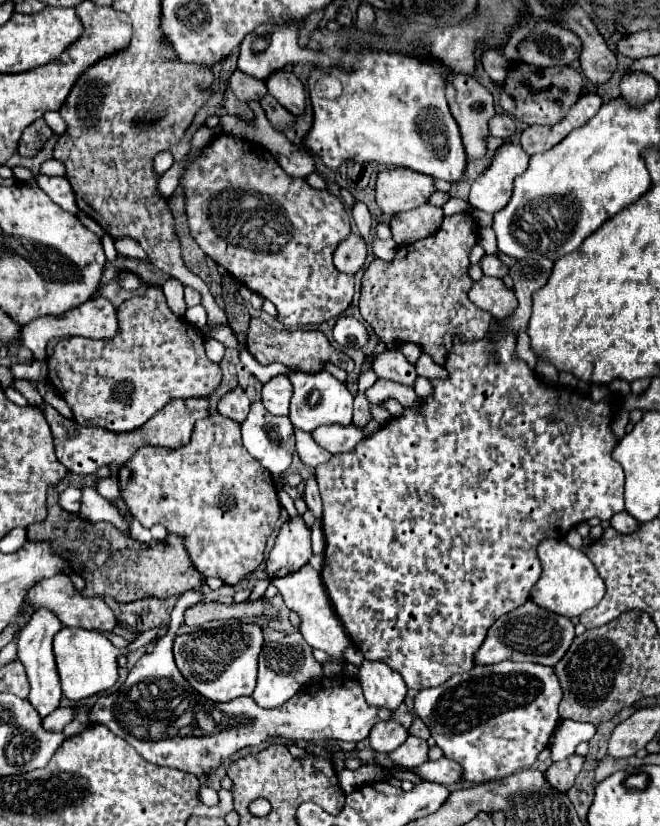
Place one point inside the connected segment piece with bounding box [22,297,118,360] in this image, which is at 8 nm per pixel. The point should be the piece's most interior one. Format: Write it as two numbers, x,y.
97,319

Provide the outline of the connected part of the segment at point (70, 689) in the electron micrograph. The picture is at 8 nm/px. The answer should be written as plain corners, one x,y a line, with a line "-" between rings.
161,624
139,634
126,649
116,649
104,635
100,635
100,633
96,633
96,631
84,631
84,629
62,627
62,629
54,635
54,657
56,657
58,675
60,675
62,695
76,703
76,701
80,701
80,699
86,699
86,697
90,697
90,695
96,695
96,693
100,693
100,691
110,689
110,687
116,683
116,679
118,679
118,656
126,656
138,648
147,645
164,626
164,624

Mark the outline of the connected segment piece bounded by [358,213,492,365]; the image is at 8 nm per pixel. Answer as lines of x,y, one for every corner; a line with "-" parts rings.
458,213
444,217
440,229
410,245
400,245
394,261
374,259
362,277
360,315
386,345
396,349
400,343
414,343
422,353
444,365
454,337
480,341
492,325
492,315
468,299
472,279
468,275
470,251
478,239
478,225
472,215

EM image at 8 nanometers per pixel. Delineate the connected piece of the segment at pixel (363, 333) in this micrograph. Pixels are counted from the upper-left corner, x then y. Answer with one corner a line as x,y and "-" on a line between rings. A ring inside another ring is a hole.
346,315
340,317
332,329
332,335
336,339
336,343
340,343
342,347
348,347
350,341
354,341
354,345
362,347
368,341
368,329
364,327
364,323
360,323
358,319

